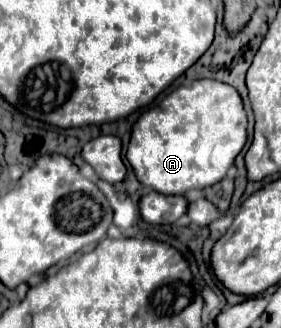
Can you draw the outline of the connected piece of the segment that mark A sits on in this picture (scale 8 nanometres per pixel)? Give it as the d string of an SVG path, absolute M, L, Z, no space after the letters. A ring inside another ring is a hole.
M195 80L187 86L179 86L167 94L151 110L143 112L131 130L131 142L127 148L127 160L135 170L137 180L143 186L153 188L159 194L181 196L187 190L203 190L225 178L227 170L233 166L235 156L247 142L247 114L239 92L217 80Z

